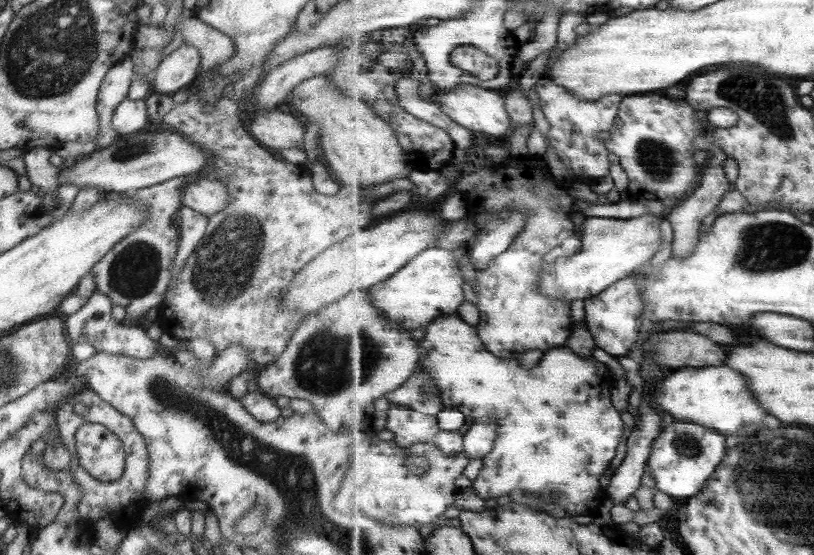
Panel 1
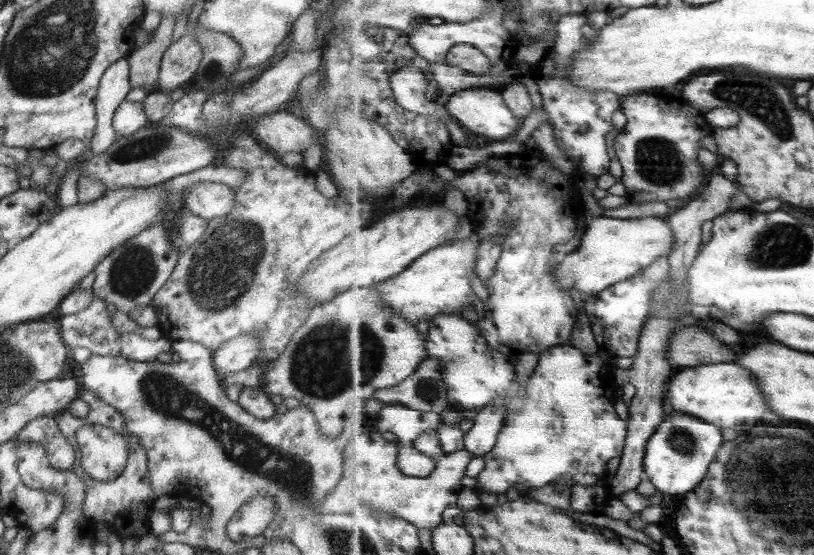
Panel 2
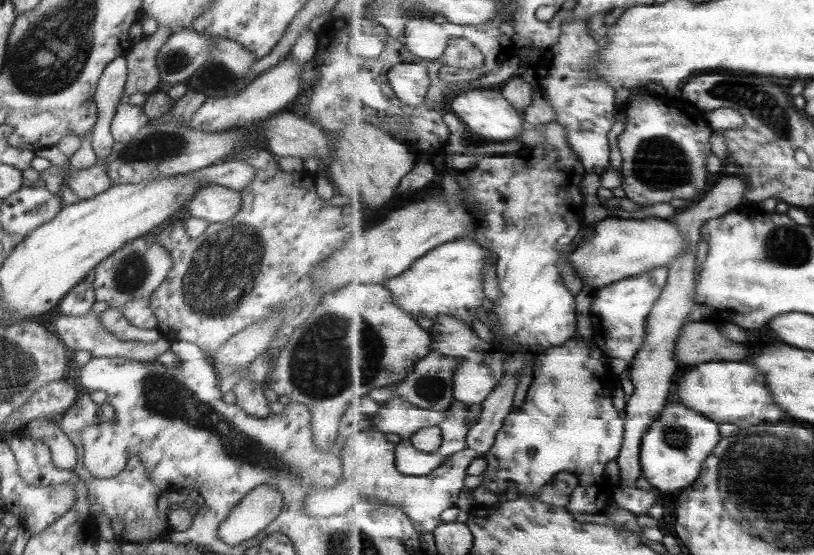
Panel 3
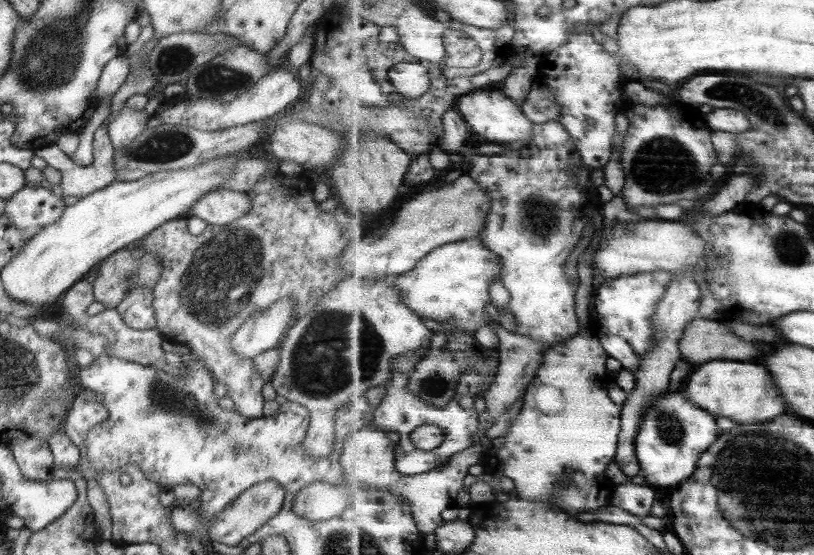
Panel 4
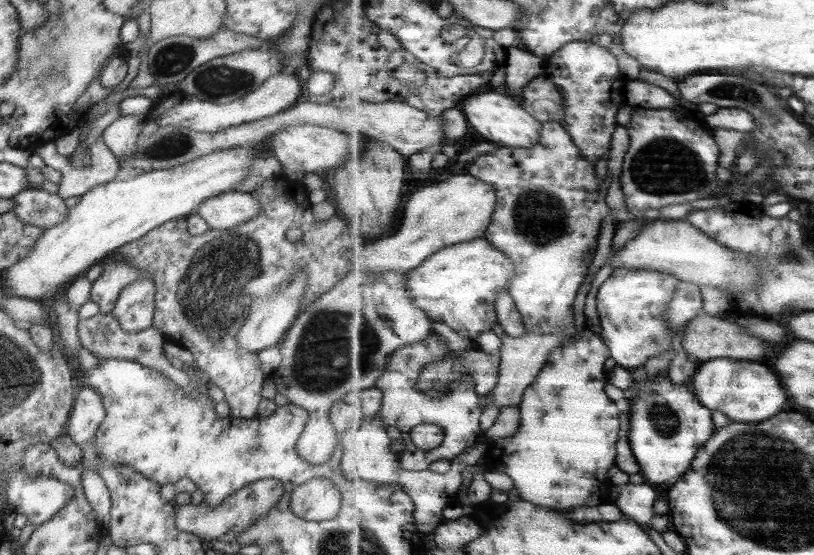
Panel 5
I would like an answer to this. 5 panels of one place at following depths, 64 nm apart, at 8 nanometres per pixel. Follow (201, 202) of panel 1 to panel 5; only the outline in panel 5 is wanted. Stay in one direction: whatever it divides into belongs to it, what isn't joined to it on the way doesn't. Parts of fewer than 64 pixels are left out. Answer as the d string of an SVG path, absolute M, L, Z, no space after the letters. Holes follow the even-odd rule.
M235 189L205 199L198 206L197 214L209 229L225 231L252 220L259 211L259 203L253 194Z

